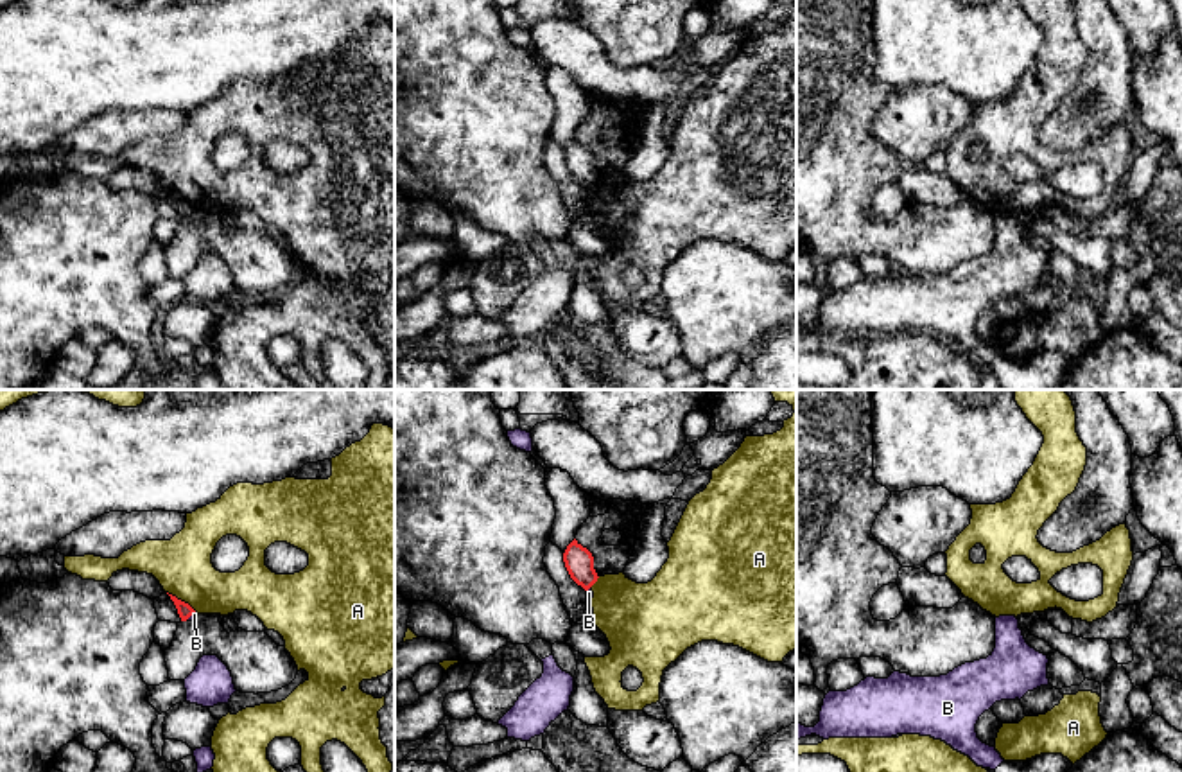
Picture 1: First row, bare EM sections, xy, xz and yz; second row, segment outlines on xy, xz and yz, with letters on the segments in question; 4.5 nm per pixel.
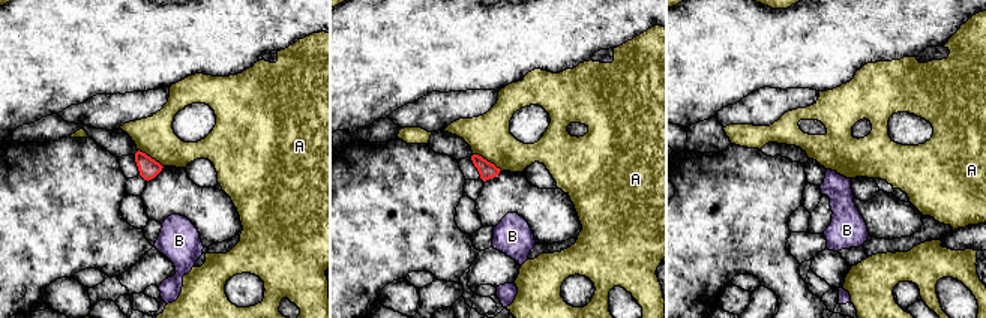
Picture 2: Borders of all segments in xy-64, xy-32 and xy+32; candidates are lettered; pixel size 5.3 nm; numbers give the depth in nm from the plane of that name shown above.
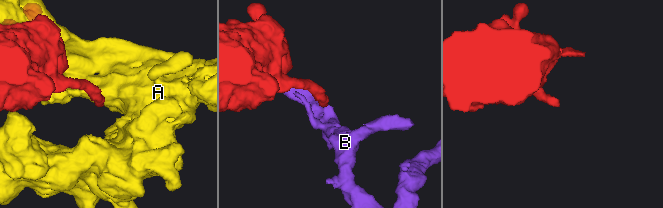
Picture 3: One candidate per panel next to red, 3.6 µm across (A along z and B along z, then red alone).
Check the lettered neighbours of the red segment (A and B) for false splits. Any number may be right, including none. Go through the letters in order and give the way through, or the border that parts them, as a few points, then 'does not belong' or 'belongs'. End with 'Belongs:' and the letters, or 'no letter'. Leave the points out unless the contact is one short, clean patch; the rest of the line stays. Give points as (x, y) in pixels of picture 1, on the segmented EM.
A: does not belong
B: border along xy (194, 611), (187, 618); does not belong
Belongs: no letter

